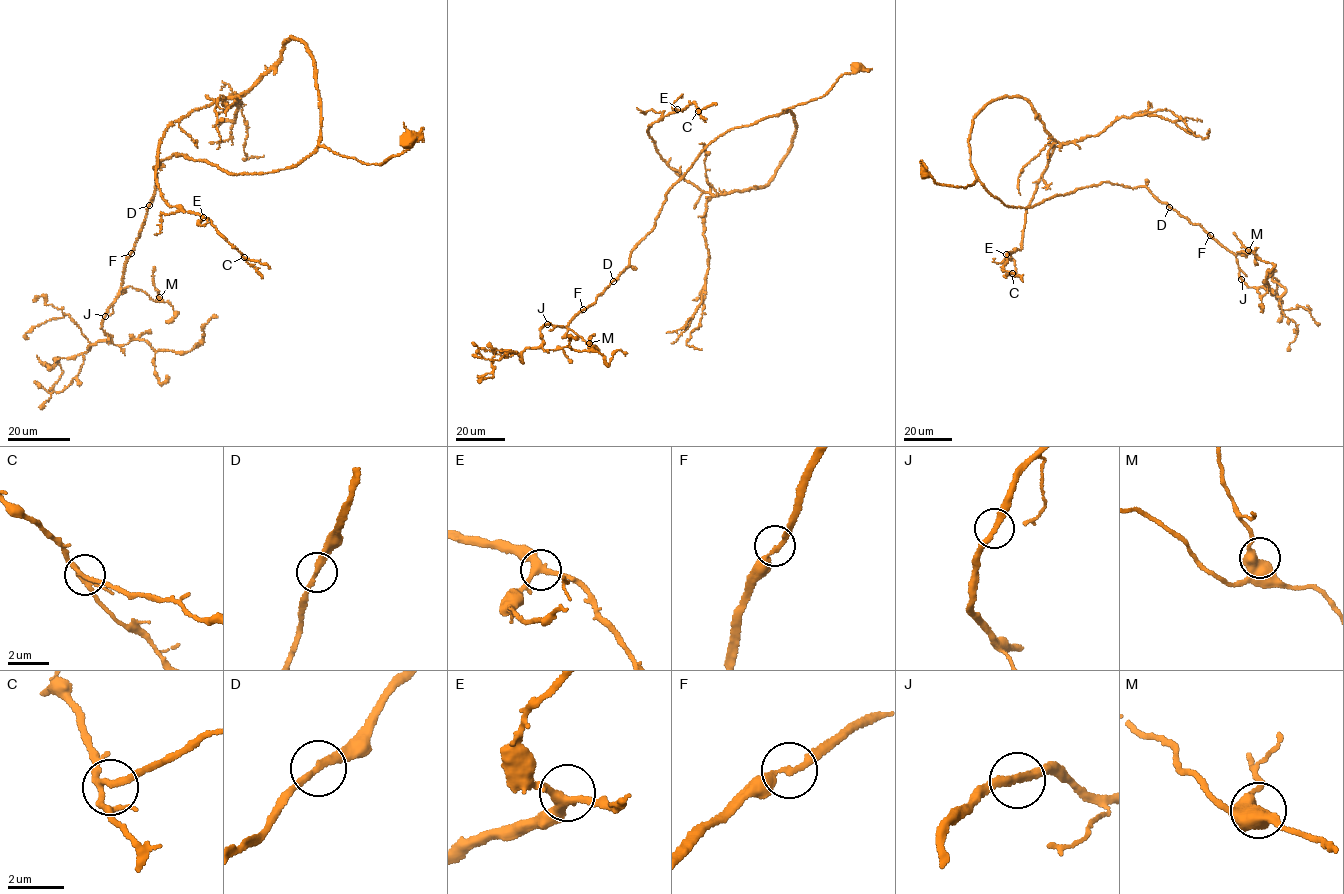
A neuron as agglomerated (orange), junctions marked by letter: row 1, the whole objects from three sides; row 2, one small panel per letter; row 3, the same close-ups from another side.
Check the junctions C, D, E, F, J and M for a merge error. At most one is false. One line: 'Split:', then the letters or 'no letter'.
Split: no letter

